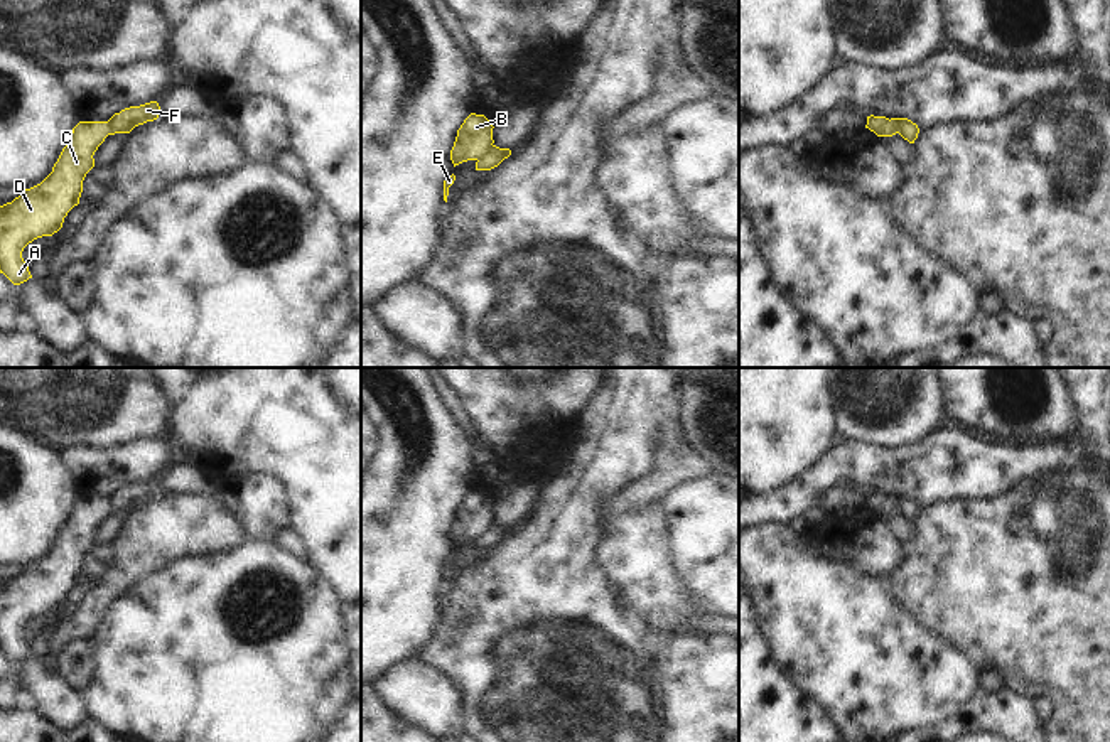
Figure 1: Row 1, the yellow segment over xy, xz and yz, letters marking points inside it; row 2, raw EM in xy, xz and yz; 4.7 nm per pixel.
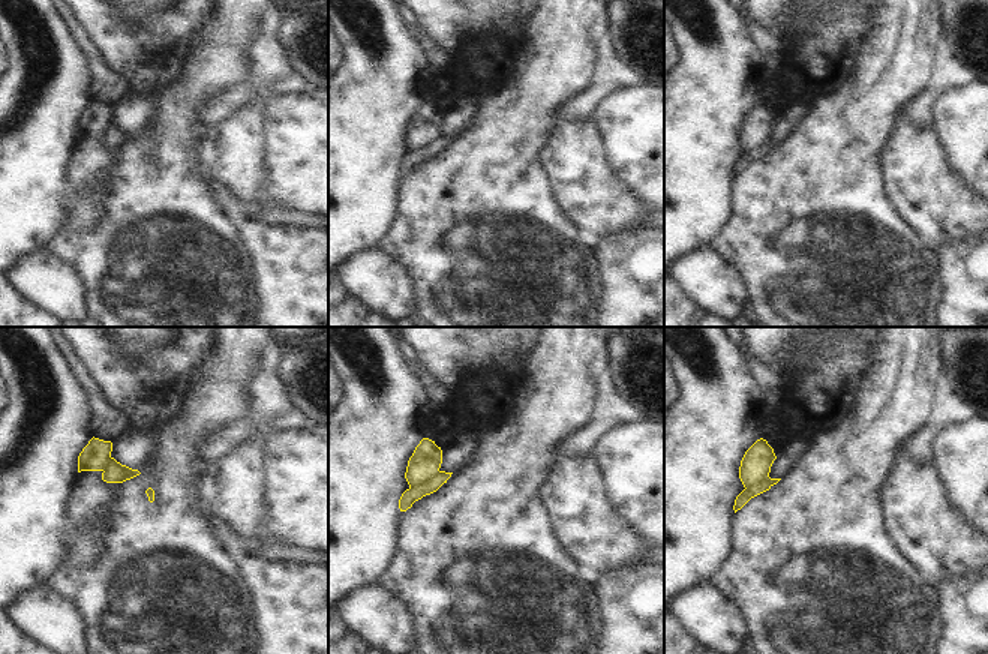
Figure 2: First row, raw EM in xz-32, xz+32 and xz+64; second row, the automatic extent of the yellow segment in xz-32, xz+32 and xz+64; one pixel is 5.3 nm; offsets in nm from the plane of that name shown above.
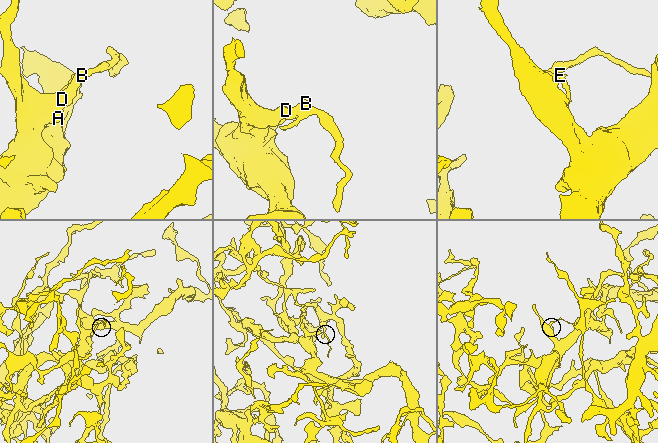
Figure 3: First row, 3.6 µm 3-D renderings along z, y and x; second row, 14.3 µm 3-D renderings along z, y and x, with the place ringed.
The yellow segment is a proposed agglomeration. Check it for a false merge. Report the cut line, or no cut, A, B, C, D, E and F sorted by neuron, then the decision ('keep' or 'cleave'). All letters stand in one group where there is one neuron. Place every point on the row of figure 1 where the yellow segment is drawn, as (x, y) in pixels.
cut in xz along (493, 145), (476, 159); A B C D / E F; cleave

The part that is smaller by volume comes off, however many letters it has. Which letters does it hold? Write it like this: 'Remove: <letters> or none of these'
Remove: E, F

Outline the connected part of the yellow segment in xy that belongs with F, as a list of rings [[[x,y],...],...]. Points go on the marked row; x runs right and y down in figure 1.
[[[157,101],[125,108],[120,113],[115,113],[108,120],[110,135],[130,133],[135,126],[157,120],[159,115],[160,115],[160,106]]]

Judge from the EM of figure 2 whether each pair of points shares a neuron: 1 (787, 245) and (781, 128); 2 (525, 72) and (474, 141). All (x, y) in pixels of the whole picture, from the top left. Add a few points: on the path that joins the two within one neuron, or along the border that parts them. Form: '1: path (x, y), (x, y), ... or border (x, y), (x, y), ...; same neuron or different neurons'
1: border (796, 120), (781, 143); different neurons
2: path (525, 89), (491, 125); same neuron

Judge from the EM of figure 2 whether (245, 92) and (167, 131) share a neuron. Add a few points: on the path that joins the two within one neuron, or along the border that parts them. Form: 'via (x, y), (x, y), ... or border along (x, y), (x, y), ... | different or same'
border along (218, 87), (197, 108), (195, 117), (198, 125) | different

